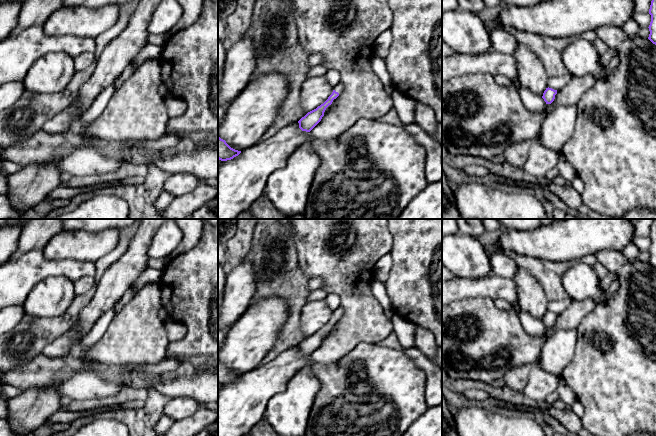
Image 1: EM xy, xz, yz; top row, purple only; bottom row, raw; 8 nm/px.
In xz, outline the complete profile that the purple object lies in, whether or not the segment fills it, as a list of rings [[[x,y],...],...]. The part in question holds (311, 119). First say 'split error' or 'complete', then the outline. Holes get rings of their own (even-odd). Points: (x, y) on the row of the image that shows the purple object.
split error; [[[341,82],[334,86],[332,94],[323,104],[308,112],[298,121],[299,128],[302,131],[310,132],[321,121],[326,108],[331,105],[333,100],[339,96],[339,94],[343,91],[343,88],[344,86]]]

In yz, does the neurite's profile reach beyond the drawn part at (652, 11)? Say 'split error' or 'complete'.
complete

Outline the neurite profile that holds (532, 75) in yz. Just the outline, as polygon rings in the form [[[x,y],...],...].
[[[522,42],[519,43],[513,56],[517,62],[520,83],[542,97],[548,88],[548,76],[539,58]]]

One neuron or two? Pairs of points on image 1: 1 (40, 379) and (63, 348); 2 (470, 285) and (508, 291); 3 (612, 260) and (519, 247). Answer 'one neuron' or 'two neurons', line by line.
1: two neurons
2: one neuron
3: two neurons

